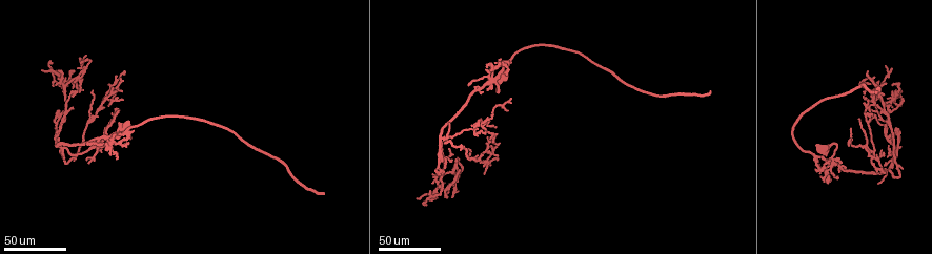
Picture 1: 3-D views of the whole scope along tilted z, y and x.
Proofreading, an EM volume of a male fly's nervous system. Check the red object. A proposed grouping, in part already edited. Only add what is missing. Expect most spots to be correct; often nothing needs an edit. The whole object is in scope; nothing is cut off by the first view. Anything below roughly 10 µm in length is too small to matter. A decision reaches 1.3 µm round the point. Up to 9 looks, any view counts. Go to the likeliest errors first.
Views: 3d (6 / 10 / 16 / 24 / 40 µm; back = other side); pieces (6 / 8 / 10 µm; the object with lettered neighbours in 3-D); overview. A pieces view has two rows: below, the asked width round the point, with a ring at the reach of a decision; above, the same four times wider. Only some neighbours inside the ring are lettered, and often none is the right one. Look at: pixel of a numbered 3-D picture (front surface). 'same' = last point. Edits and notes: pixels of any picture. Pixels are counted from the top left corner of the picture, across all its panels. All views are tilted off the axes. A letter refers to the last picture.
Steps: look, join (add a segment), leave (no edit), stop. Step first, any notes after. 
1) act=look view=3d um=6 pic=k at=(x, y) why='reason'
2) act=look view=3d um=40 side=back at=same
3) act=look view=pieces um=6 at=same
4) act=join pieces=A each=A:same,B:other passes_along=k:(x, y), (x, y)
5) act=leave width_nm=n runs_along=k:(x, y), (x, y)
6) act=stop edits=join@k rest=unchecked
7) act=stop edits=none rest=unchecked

act=look view=3d um=24 pic=1 at=(879, 184) why='tapers out'

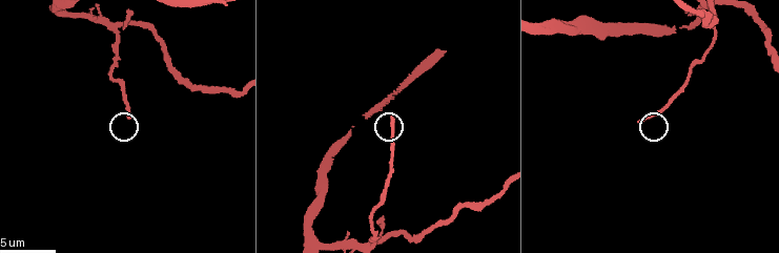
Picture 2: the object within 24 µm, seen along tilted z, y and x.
act=look view=pieces um=8 pic=2 at=(393, 116) why='see the neighbours'

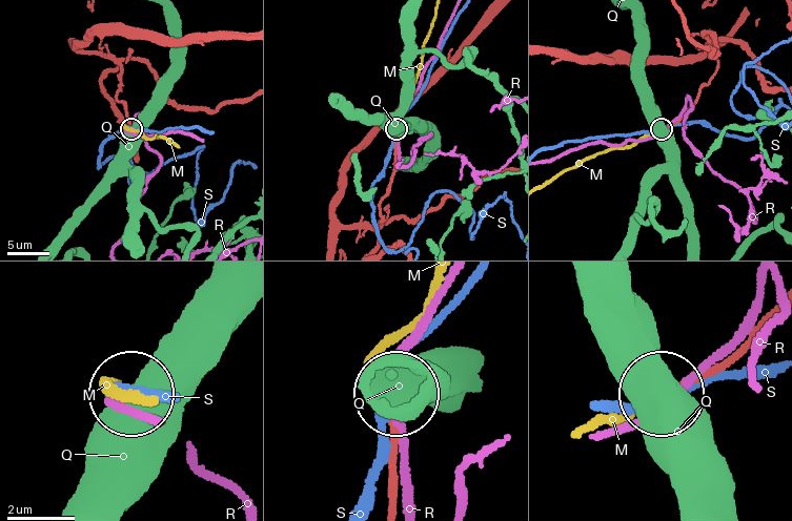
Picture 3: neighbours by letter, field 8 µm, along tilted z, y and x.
act=leave each=M:other,Q:other,R:other,S:other found='no lettered segment goes on from it'

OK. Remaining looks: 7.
act=look view=3d um=40 pic=1 at=(73, 71) why='branch stops here'

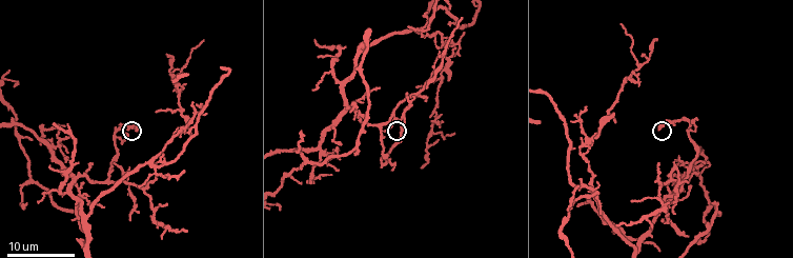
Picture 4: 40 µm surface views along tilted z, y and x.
act=look view=pieces um=10 pic=4 at=(660, 129)

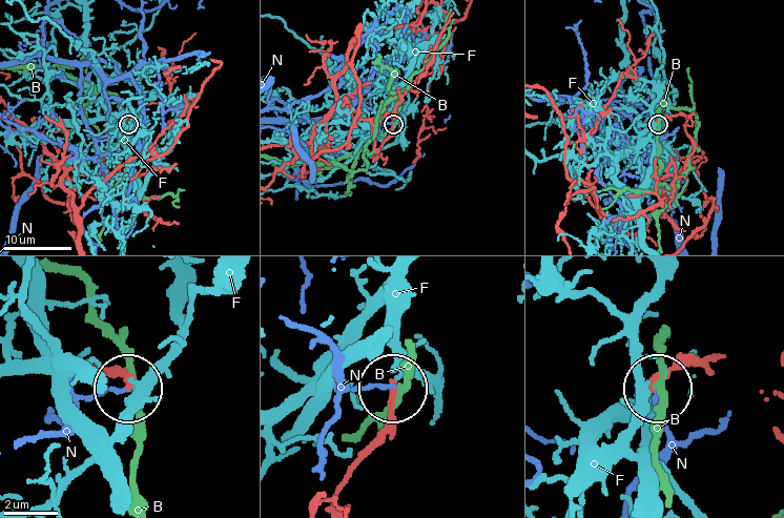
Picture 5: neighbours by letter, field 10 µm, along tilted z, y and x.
act=leave each=B:other,F:other,N:other found='none of them fits'

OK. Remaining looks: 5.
act=look view=3d um=24 pic=4 at=(171, 80) why='free end'

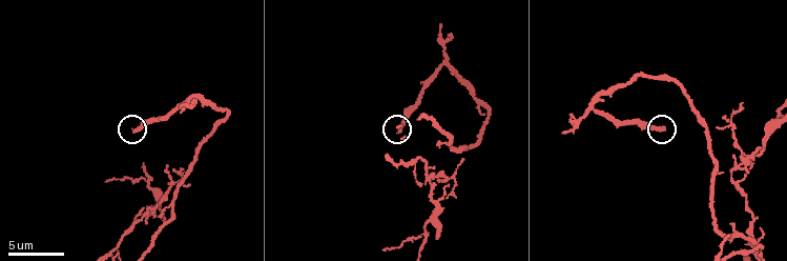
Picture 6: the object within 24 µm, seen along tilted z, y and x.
act=look view=pieces um=8 pic=6 at=(665, 131)

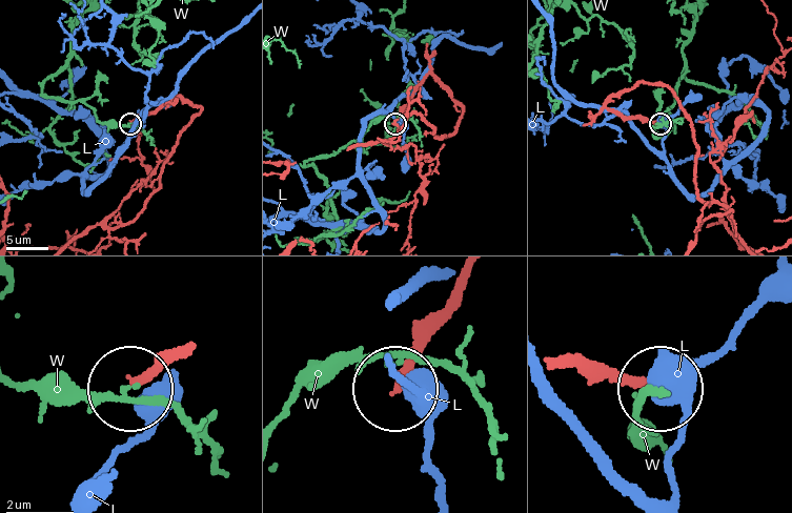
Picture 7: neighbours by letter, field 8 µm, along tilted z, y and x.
act=leave each=L:other,W:other found='no lettered segment goes on from it'

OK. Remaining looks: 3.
act=look view=3d um=40 pic=1 at=(73, 95) why='free end'

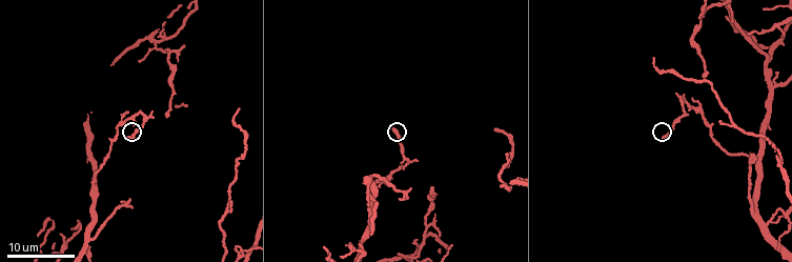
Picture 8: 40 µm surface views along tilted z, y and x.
act=look view=pieces um=6 pic=8 at=(128, 138) why='see the neighbours'

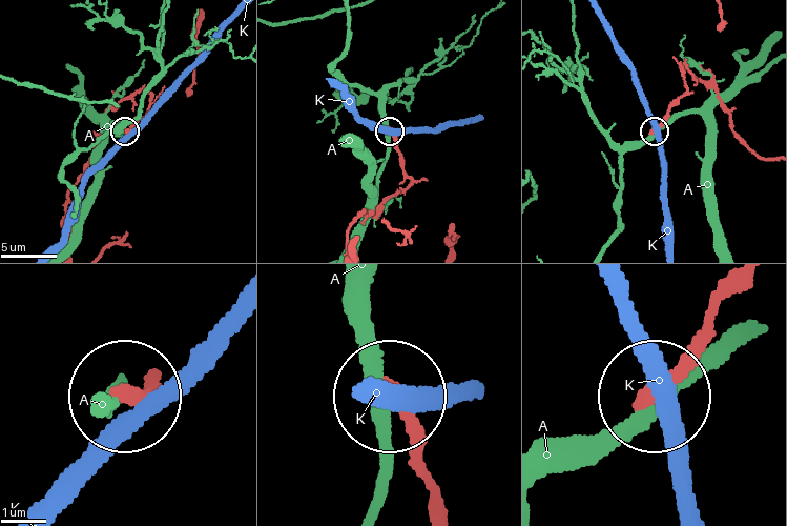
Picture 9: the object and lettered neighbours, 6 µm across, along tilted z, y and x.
act=leave each=A:other,K:other runs_along=9:(739, 288), (657, 387) found='no lettered segment goes on from it'

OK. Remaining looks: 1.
act=stop edits=none rest=unchecked

